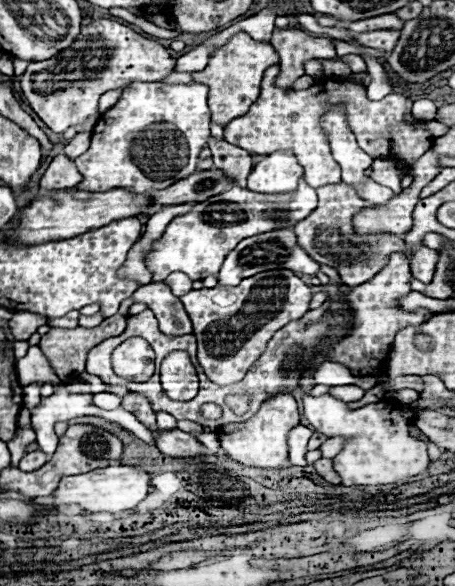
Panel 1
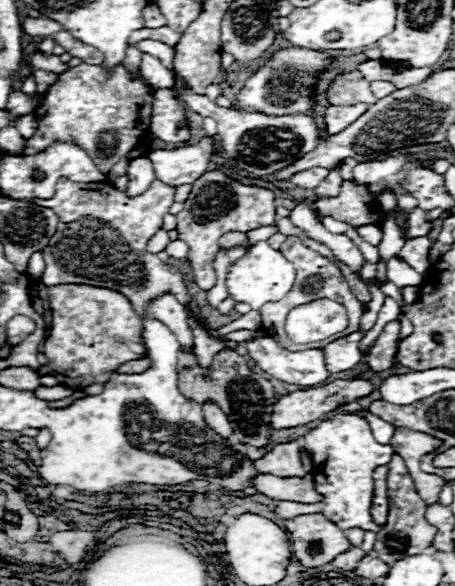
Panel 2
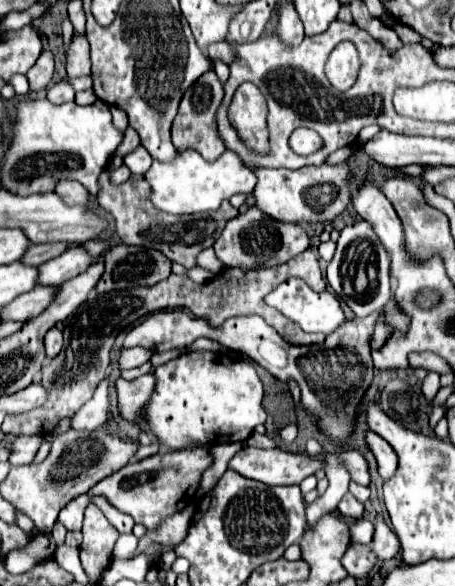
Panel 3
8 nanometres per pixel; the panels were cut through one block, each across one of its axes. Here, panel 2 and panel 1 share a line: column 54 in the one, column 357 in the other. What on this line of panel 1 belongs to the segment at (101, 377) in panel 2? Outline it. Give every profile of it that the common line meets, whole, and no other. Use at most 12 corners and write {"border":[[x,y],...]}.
{"border":[[392,254],[370,282],[344,294],[348,334],[326,348],[354,376],[388,370],[402,324],[434,316],[406,312],[410,256]]}

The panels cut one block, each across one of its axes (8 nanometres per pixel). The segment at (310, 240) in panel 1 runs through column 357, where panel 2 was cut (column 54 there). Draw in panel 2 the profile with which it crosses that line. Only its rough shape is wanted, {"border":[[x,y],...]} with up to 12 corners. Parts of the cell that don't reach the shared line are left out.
{"border":[[60,178],[42,284],[118,290],[138,314],[180,270],[146,250],[174,202]]}

